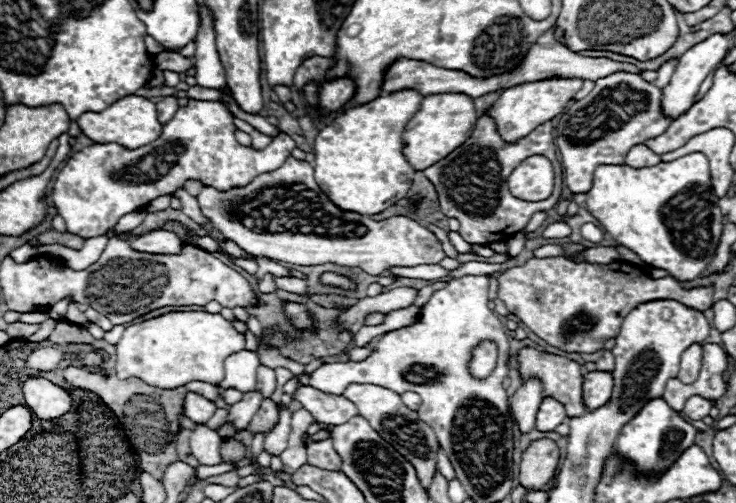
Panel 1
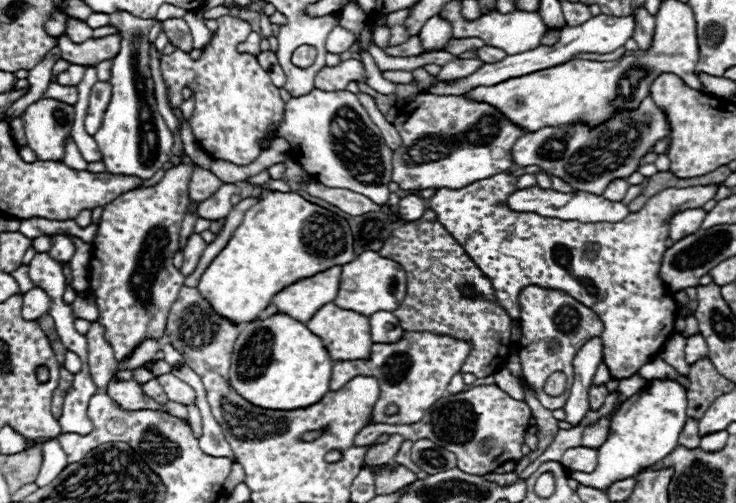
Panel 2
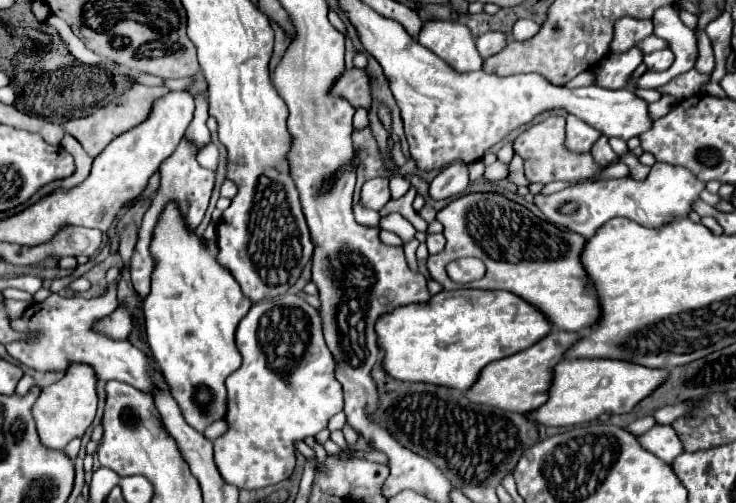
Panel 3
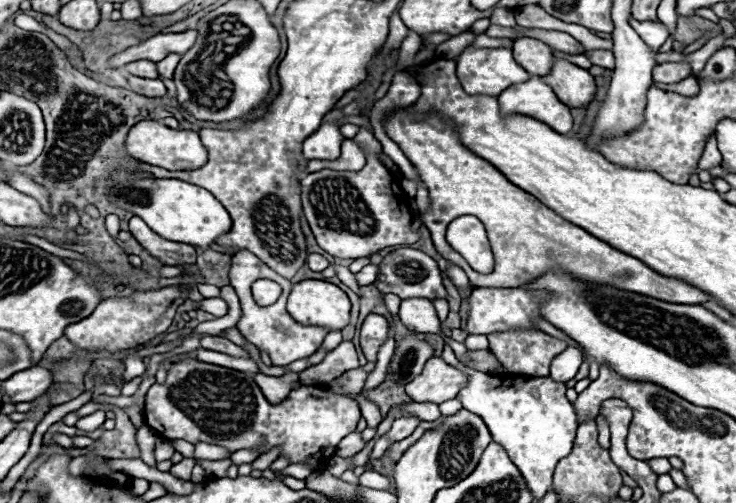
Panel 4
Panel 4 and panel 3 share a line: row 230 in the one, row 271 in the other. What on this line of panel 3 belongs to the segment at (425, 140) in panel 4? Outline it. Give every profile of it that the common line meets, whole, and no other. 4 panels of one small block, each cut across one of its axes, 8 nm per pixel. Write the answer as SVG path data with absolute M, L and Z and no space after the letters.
M500 194L462 196L442 208L436 218L444 224L444 236L448 242L440 254L428 258L428 270L446 290L464 286L448 278L446 264L462 258L456 254L470 254L486 264L486 276L466 286L520 294L520 298L534 302L536 308L548 314L550 322L554 322L554 330L580 332L592 328L600 320L600 300L580 260L586 246L584 236L540 220L528 208L510 202Z

